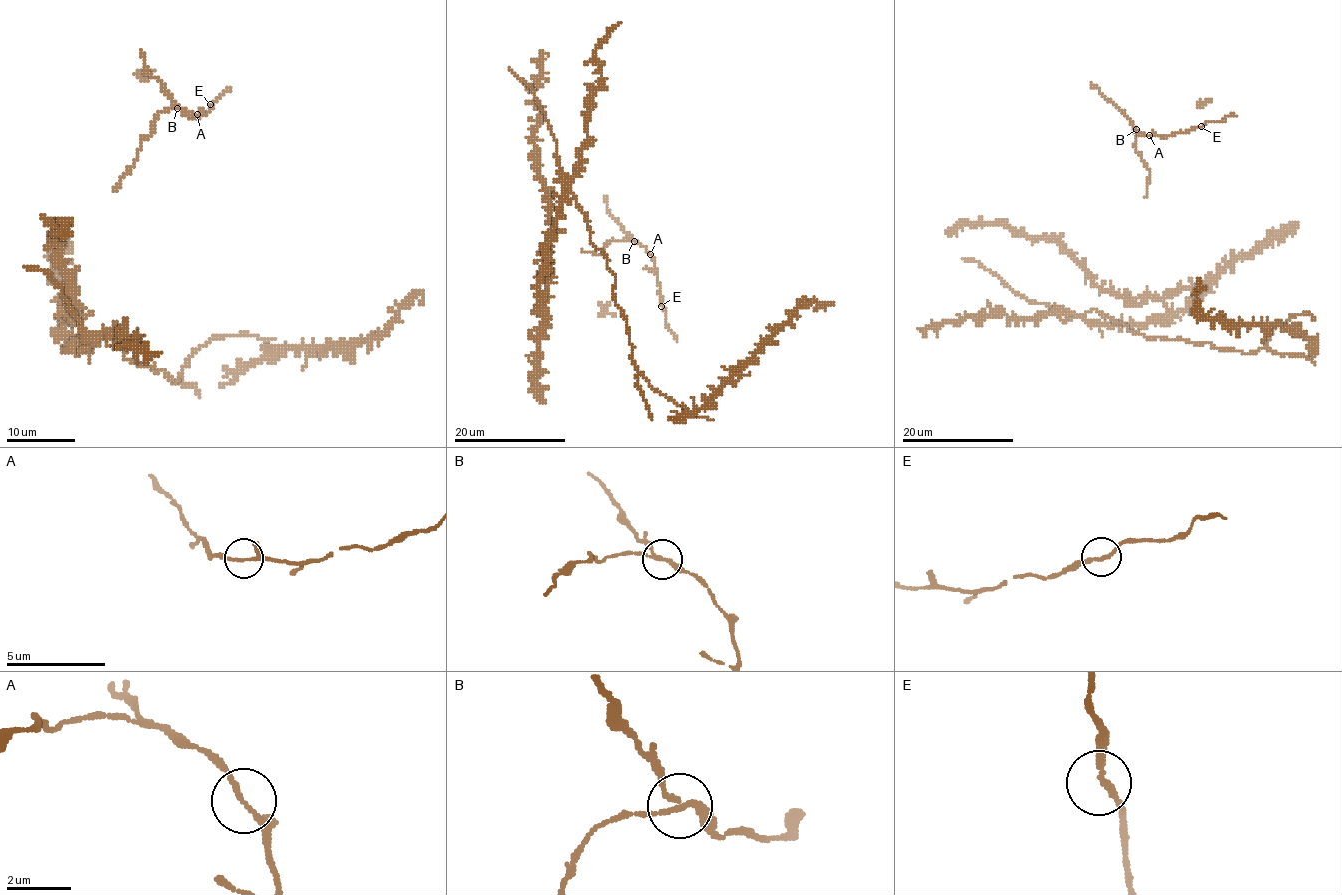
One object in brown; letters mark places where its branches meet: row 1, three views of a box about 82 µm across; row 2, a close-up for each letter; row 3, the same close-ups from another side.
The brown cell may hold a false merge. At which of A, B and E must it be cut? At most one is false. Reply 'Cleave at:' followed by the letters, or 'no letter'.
Cleave at: B

